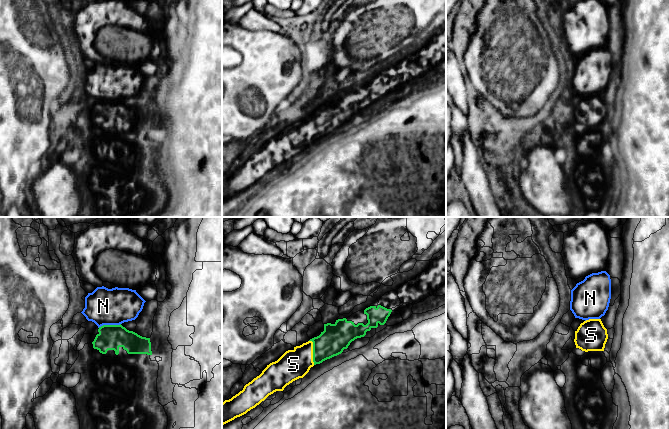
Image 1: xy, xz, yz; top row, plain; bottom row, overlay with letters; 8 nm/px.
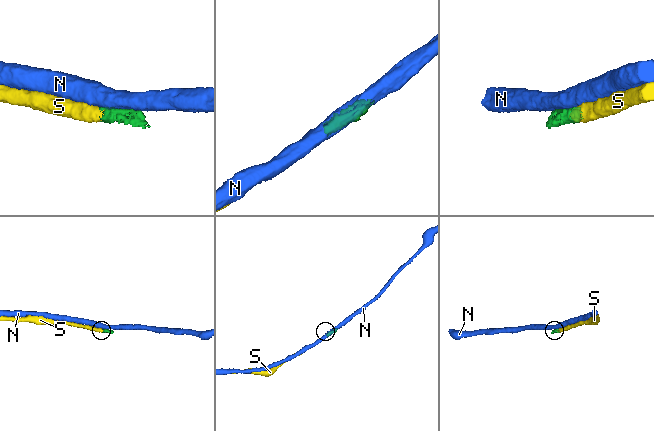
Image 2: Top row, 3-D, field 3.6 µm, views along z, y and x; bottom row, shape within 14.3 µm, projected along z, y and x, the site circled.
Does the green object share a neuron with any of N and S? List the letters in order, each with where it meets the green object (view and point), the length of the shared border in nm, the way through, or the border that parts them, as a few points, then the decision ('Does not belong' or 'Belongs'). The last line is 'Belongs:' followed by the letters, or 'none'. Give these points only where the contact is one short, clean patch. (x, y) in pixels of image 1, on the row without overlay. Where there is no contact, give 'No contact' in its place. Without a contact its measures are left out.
N: Touches green at xy (109, 101). Shared border 190 nm. Boundary: xy (120, 99), (103, 100), (98, 103). Does not belong
S: Touches green at xz (313, 128). Shared border 200 nm. Path across: xz (335, 114), (327, 121), (313, 128), (293, 140). Belongs
Belongs: S

